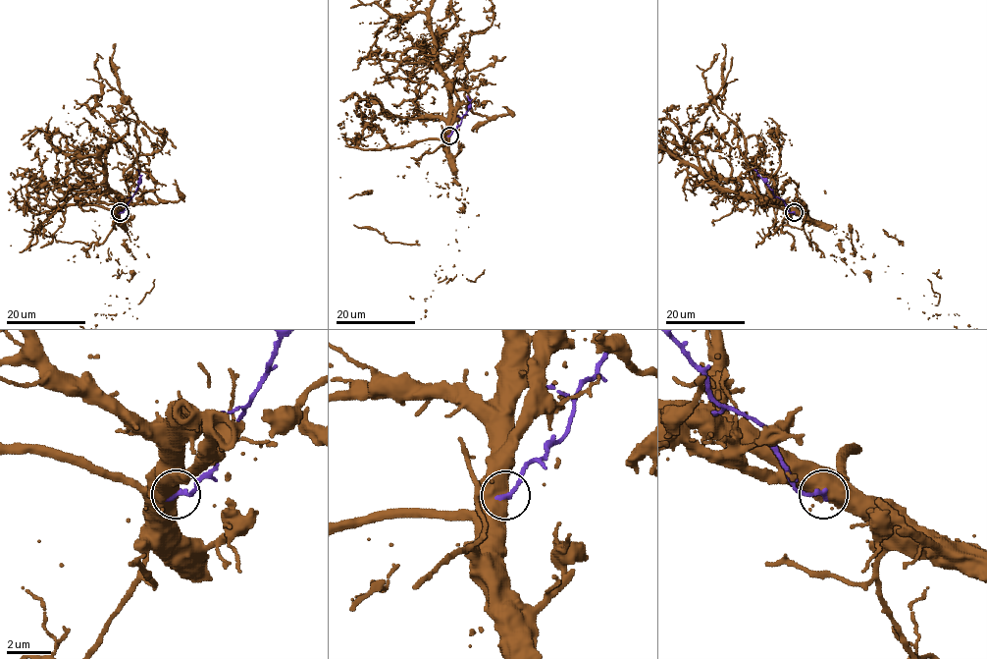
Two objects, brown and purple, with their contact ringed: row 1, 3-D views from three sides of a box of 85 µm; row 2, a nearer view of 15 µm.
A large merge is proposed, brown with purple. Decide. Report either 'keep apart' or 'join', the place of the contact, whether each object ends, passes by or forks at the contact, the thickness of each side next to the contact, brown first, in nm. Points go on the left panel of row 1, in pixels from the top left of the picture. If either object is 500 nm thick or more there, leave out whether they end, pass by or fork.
keep apart | (120, 212) | 750/240 nm

